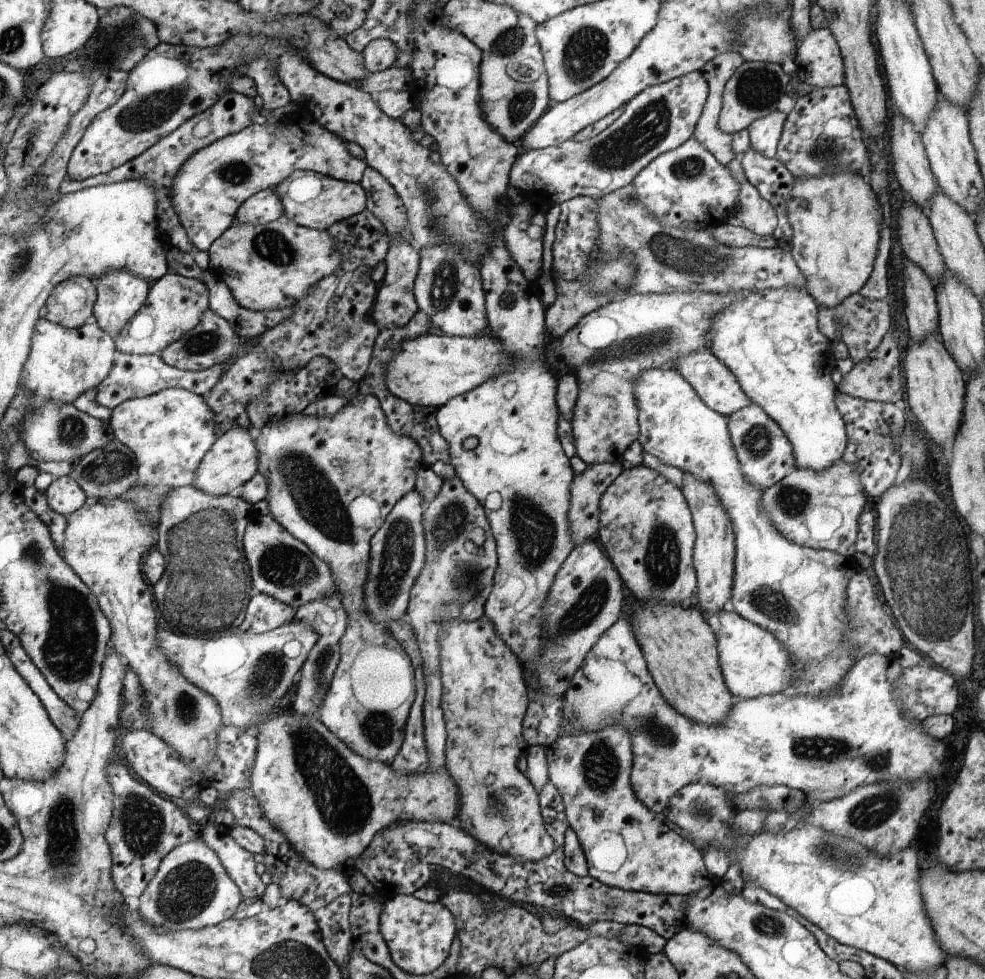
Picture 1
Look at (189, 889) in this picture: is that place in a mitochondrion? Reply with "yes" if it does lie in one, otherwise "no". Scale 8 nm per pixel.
yes

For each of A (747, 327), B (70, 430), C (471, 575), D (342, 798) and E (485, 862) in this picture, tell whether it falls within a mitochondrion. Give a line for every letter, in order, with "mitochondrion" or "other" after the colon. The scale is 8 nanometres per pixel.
A: other
B: mitochondrion
C: mitochondrion
D: mitochondrion
E: other

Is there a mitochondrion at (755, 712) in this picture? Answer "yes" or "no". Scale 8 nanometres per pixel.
no

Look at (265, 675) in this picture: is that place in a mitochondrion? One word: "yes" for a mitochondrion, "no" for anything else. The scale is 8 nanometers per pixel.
yes

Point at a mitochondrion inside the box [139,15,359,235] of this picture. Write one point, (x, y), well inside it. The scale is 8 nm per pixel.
(233, 172)

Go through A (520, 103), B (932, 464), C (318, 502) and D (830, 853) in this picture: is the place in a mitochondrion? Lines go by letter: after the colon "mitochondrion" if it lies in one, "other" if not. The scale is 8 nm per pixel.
A: mitochondrion
B: other
C: mitochondrion
D: mitochondrion

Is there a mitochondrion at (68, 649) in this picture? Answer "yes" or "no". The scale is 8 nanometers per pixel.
yes

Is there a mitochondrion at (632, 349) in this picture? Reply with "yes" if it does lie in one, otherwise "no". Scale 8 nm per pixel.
yes

